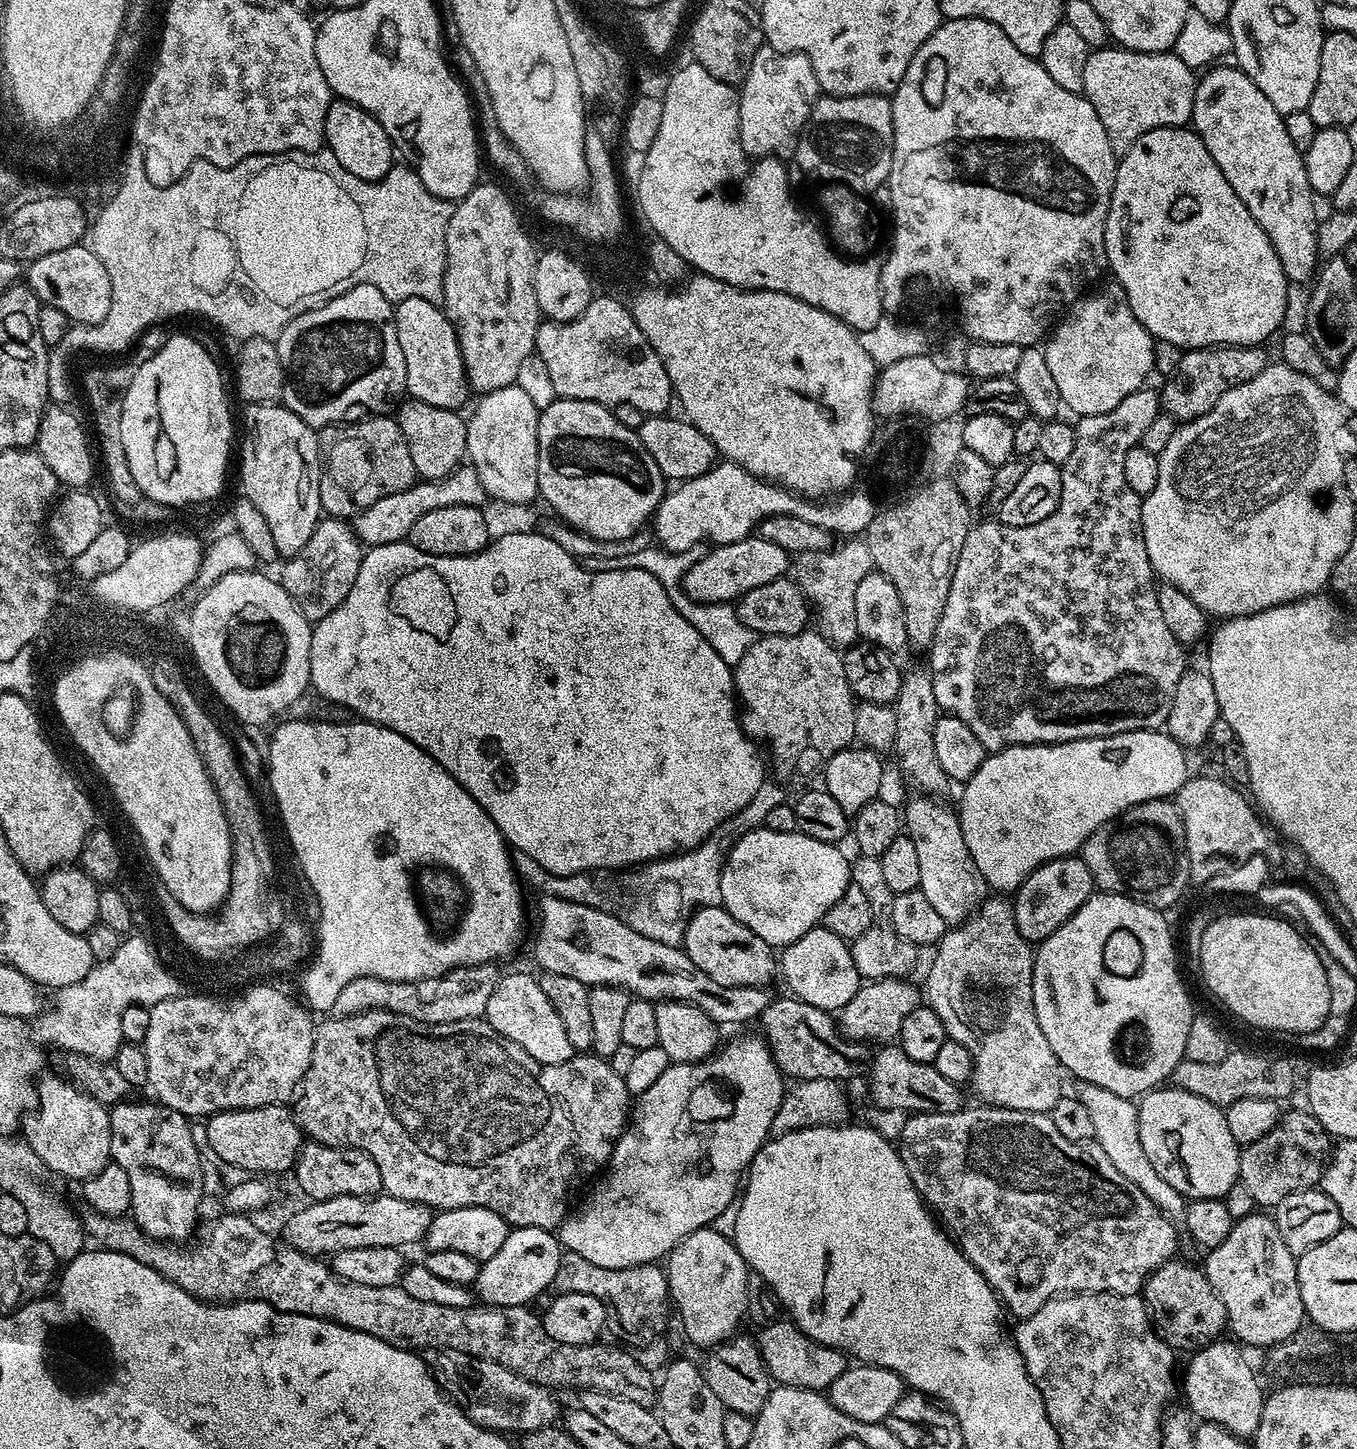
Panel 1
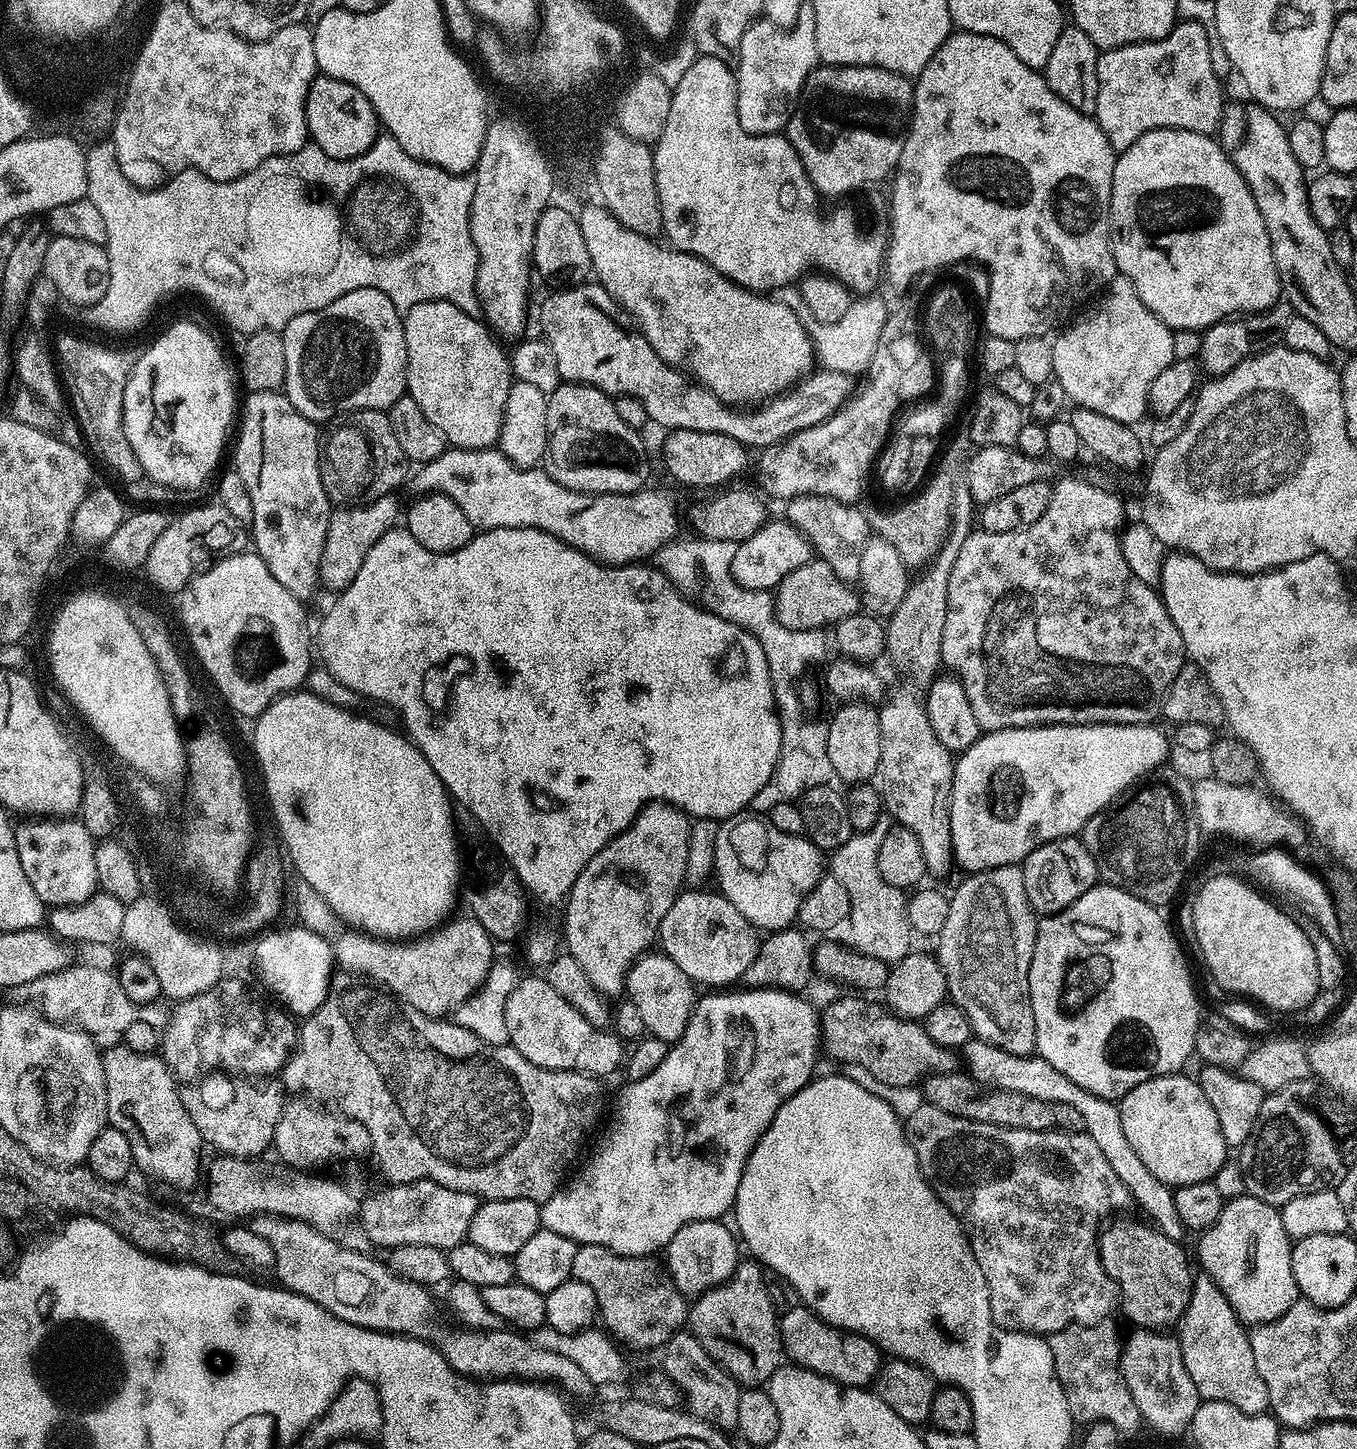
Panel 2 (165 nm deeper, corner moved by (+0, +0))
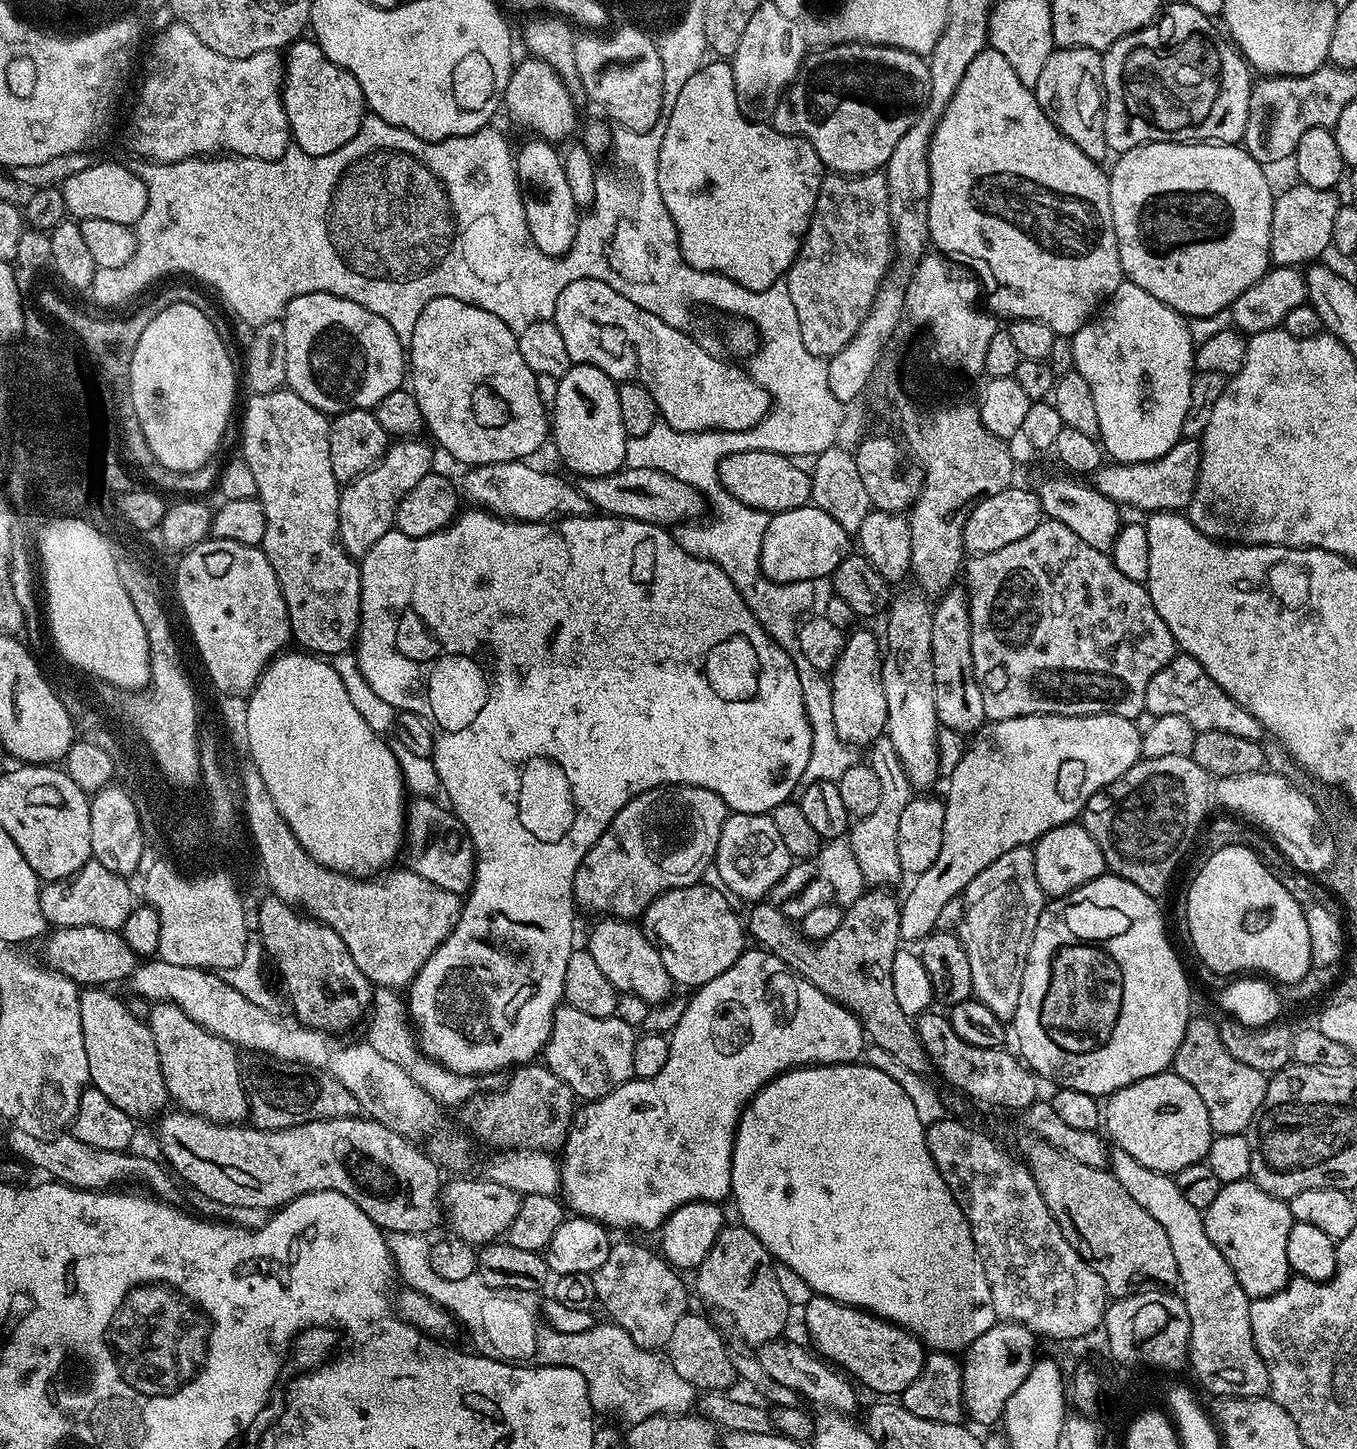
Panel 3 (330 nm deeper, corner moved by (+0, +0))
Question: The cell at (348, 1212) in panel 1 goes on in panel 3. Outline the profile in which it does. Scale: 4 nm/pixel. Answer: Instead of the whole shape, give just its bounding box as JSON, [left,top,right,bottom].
[442,1178,521,1246]

